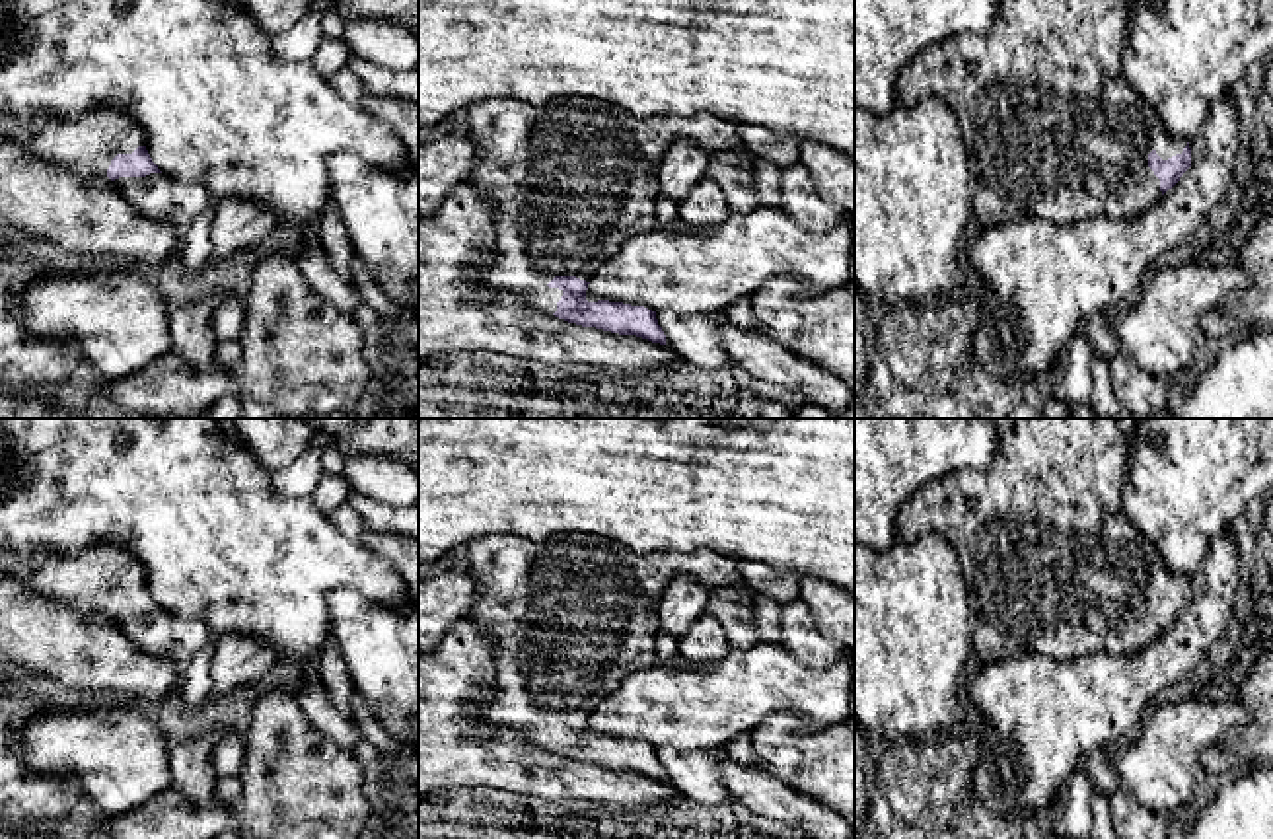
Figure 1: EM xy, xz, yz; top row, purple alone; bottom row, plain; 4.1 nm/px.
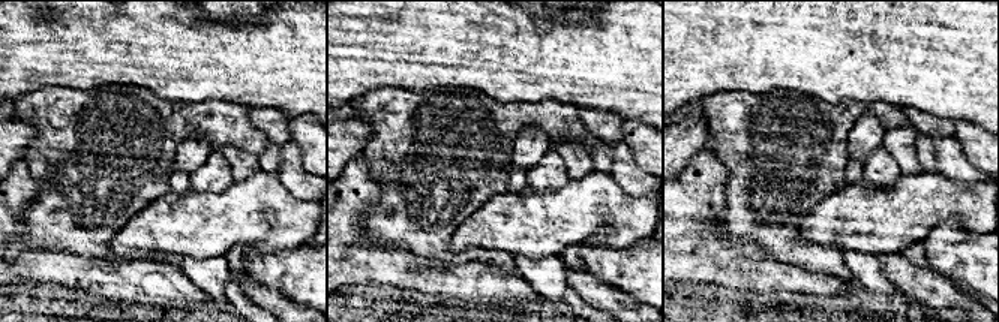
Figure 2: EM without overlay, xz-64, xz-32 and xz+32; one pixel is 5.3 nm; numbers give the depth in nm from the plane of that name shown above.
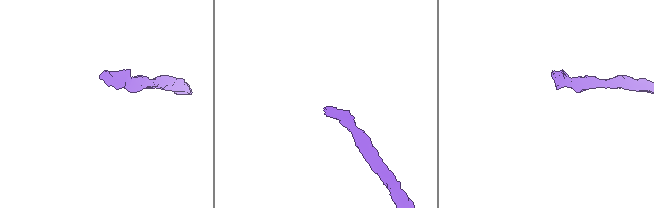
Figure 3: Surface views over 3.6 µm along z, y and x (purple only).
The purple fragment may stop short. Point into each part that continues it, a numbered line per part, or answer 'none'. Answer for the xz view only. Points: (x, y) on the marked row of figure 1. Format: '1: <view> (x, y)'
1: xz (571, 182)

